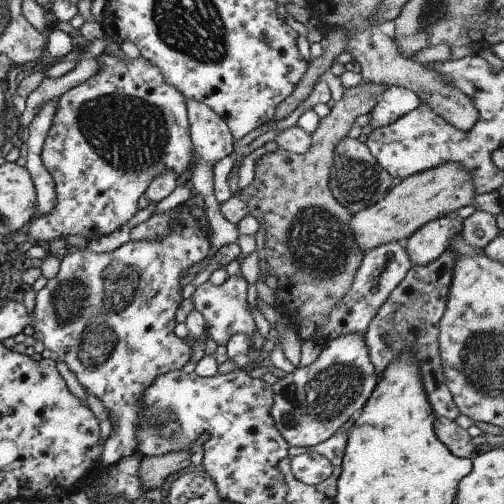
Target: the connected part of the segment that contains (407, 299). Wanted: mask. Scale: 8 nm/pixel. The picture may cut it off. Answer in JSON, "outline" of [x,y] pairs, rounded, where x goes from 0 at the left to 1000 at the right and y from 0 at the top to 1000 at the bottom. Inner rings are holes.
{"outline":[[[885,494],[861,520],[845,528],[819,526],[796,562],[760,599],[748,625],[732,639],[720,673],[730,714],[740,726],[748,754],[782,712],[798,700],[813,700],[821,708],[833,758],[857,817],[867,827],[895,835],[903,835],[913,819],[899,804],[897,788],[883,764],[883,750],[877,746],[869,694],[869,637],[885,607],[903,510],[905,506]]]}

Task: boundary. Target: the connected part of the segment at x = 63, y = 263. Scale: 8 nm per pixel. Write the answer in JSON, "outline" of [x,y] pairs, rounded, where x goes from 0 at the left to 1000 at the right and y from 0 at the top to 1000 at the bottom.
{"outline":[[[357,423],[345,435],[339,448],[341,456],[337,464],[329,466],[323,474],[313,474],[312,478],[256,478],[218,502],[188,504],[188,500],[181,500],[175,494],[143,494],[121,512],[117,520],[117,540],[113,540],[101,556],[93,556],[93,563],[89,563],[81,575],[69,579],[69,607],[65,607],[65,619],[58,625],[58,645],[65,653],[63,669],[73,675],[75,687],[97,694],[103,706],[107,704],[117,718],[125,718],[133,732],[137,732],[137,738],[145,740],[153,758],[165,768],[169,780],[192,790],[204,808],[216,815],[214,833],[220,837],[222,863],[204,875],[200,899],[194,907],[194,919],[214,929],[242,907],[264,903],[272,897],[270,847],[274,831],[282,821],[278,796],[282,784],[286,790],[288,774],[313,746],[327,744],[337,736],[357,734],[365,722],[377,714],[381,690],[375,688],[363,673],[355,673],[343,663],[343,653],[349,645],[345,621],[361,599],[357,583],[359,569],[355,569],[353,558],[361,550],[359,540],[375,532],[377,526],[401,518],[403,512],[411,508],[417,484],[411,472],[403,468],[403,458],[397,456],[397,444],[373,423]]]}

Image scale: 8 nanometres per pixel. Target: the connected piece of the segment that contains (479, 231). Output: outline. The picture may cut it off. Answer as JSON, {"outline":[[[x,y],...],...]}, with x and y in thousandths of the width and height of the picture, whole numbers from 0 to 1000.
{"outline":[[[942,419],[915,437],[913,468],[917,476],[946,496],[956,496],[978,472],[988,468],[982,431],[960,419]]]}

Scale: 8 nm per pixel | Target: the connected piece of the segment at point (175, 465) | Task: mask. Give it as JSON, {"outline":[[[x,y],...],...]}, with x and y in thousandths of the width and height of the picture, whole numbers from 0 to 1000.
{"outline":[[[361,891],[317,905],[284,907],[276,921],[274,944],[286,972],[317,968],[323,952],[335,940],[363,933],[377,923],[379,893]]]}

